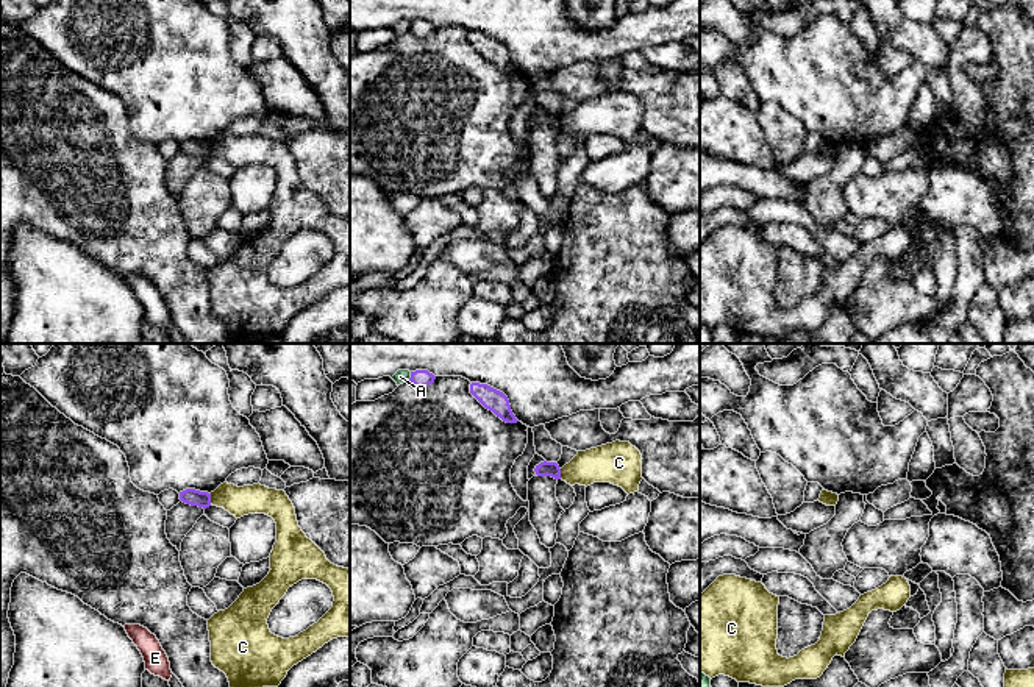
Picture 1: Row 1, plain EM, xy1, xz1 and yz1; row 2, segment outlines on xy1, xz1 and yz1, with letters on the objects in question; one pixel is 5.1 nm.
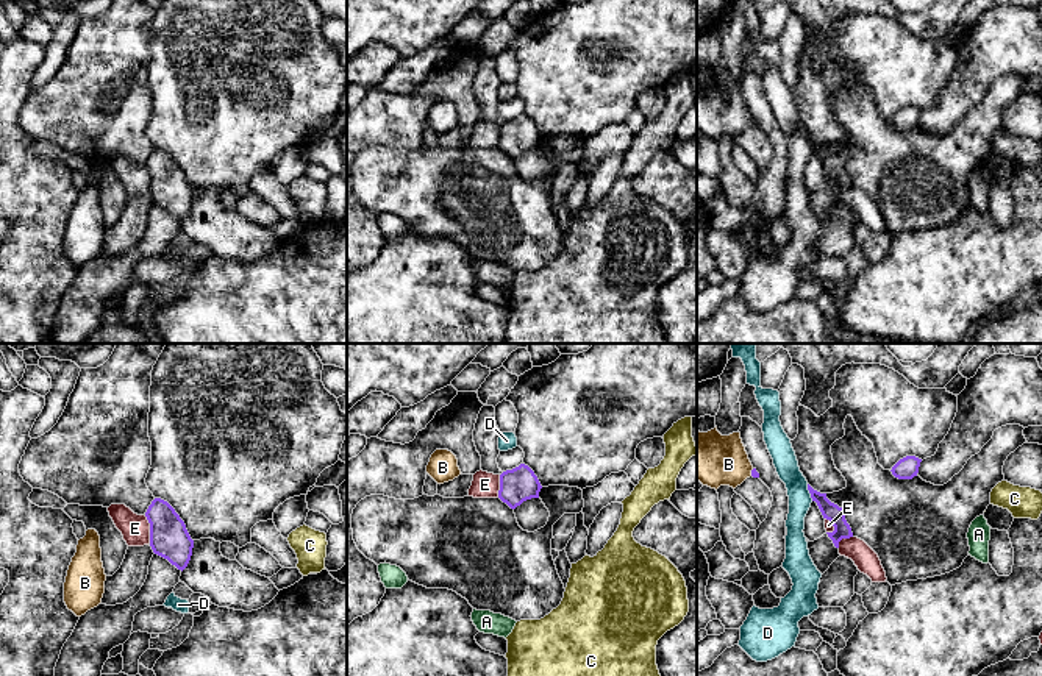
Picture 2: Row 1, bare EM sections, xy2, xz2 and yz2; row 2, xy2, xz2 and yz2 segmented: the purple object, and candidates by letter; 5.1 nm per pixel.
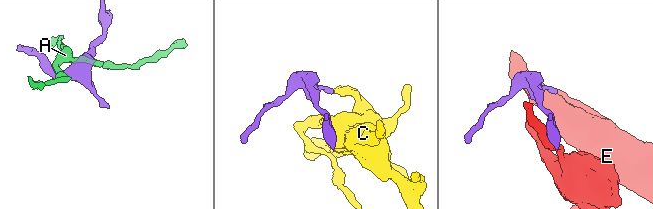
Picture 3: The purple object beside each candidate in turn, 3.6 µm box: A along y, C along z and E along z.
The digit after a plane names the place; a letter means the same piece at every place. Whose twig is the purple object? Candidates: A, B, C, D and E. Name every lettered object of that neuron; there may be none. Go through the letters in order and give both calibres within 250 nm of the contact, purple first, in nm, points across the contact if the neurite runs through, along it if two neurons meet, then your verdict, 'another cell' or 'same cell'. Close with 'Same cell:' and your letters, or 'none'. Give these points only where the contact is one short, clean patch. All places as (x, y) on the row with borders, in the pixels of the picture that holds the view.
A: 90/70 nm | another cell
B: 40/260 nm | another cell
C: 90/150 nm | along xy1 (210, 494), (211, 503) | another cell
D: 90/120 nm | another cell
E: 200/150 nm | along xy2 (144, 515), (149, 523), (150, 542) | another cell
Same cell: none

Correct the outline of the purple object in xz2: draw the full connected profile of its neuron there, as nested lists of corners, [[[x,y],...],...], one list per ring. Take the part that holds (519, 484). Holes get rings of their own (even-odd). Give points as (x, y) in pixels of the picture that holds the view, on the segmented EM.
[[[520,464],[512,470],[506,470],[500,475],[498,498],[511,509],[516,509],[523,501],[539,498],[542,486],[534,471]]]

